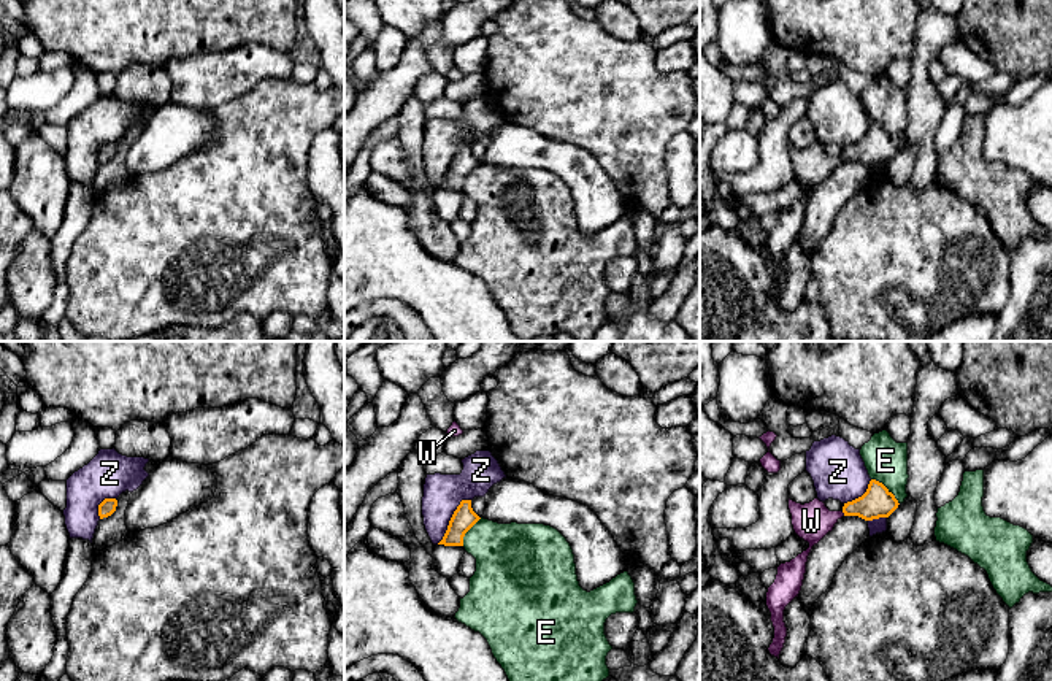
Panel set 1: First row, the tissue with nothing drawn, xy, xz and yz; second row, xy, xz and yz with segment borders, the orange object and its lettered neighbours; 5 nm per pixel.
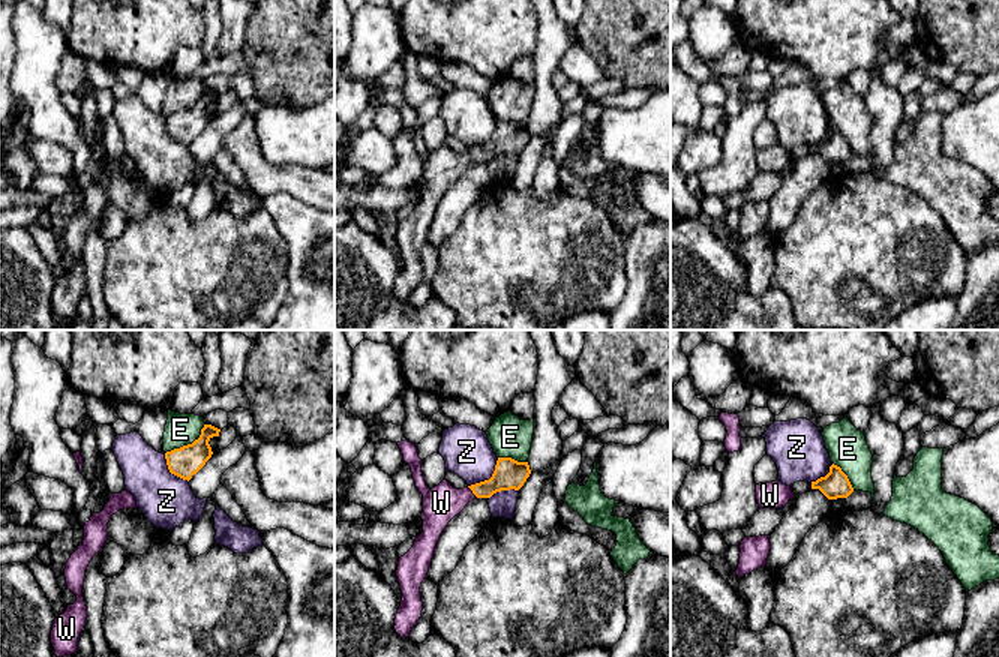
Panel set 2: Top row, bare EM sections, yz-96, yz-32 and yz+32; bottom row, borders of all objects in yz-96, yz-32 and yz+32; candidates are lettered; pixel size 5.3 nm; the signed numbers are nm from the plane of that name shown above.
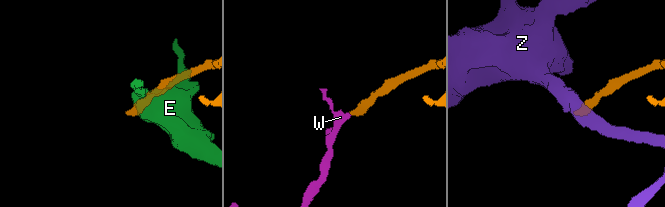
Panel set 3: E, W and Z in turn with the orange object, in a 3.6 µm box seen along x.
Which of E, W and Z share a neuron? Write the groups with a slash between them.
E / W / Z

